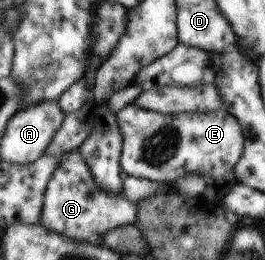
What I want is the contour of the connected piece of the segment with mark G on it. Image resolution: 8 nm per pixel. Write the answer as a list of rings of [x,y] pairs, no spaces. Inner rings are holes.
[[[77,149],[60,157],[58,168],[47,177],[46,187],[40,224],[46,230],[58,232],[76,243],[103,244],[104,234],[118,226],[133,224],[135,216],[138,216],[137,203],[128,200],[124,194],[110,196],[110,192],[98,188],[86,160],[80,156]]]

